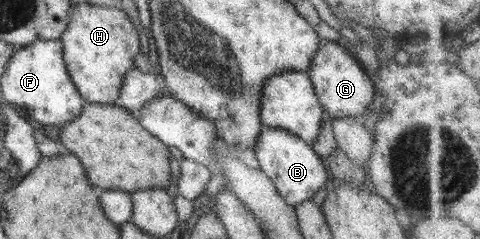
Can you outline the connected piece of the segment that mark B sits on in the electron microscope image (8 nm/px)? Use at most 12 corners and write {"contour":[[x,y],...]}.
{"contour":[[263,127],[258,170],[291,206],[327,180],[320,157],[295,135]]}

